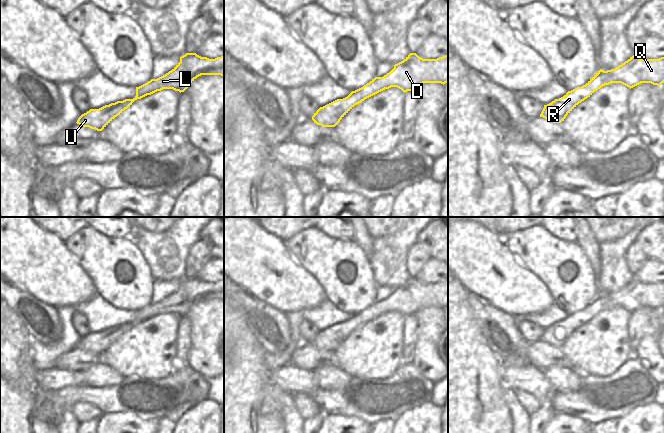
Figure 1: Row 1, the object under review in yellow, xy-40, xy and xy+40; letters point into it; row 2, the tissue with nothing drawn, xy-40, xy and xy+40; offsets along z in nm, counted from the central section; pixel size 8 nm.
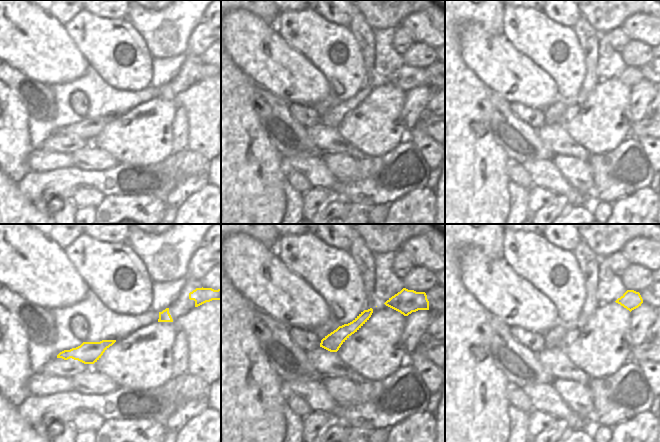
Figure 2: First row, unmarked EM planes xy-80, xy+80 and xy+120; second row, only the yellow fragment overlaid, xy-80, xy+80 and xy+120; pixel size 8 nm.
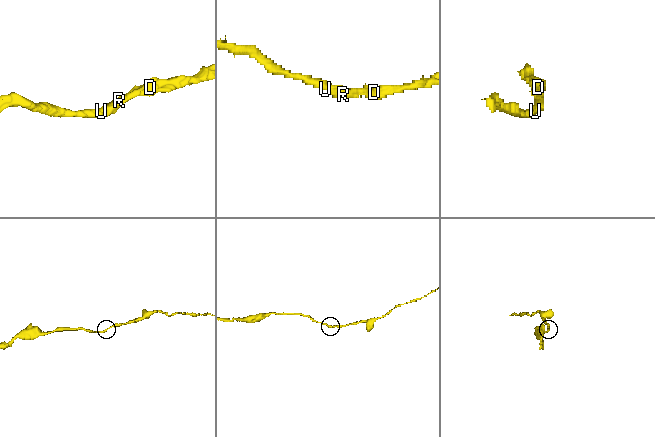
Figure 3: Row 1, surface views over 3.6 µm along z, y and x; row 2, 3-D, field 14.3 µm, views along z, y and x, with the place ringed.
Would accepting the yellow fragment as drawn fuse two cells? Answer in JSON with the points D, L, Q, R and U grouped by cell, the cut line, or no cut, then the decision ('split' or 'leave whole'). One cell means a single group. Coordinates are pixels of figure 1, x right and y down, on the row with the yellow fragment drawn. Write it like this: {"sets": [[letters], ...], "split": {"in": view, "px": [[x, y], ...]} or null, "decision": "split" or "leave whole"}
{"sets": [["D", "L", "Q", "R", "U"]], "split": null, "decision": "leave whole"}

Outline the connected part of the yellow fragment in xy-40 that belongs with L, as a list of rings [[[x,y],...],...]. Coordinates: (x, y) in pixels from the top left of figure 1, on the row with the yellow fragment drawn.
[[[186,53],[180,57],[180,62],[171,71],[136,87],[136,96],[133,99],[117,101],[99,109],[90,109],[82,114],[76,123],[83,127],[102,131],[115,117],[130,107],[135,100],[163,89],[184,92],[201,75],[221,75],[224,77],[224,55],[209,59],[196,53]]]

